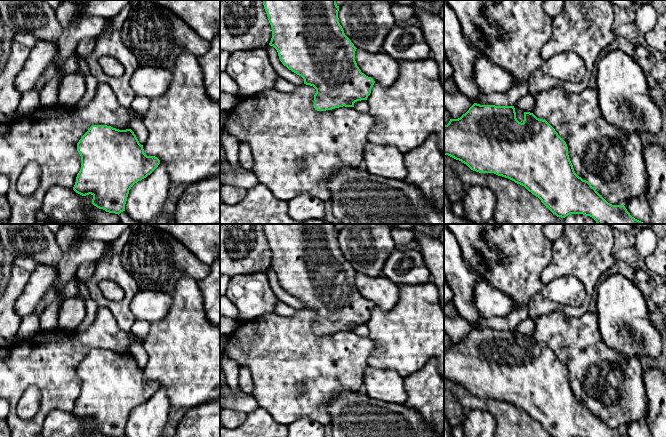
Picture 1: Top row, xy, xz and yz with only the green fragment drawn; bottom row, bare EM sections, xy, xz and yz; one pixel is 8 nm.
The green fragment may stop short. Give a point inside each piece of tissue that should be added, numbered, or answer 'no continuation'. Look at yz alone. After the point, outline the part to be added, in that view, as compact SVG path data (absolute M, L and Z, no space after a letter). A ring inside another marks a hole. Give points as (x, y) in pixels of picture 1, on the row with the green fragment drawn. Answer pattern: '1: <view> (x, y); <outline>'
1: yz (519, 113); M515 108L515 112L516 112L516 118L519 122L523 123L524 120L524 112L520 109Z

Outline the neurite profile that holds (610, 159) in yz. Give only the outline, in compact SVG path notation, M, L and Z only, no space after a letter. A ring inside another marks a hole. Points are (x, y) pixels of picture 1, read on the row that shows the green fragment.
M588 86L575 94L567 94L560 88L542 91L535 96L533 114L539 119L546 120L566 142L575 173L588 181L608 203L624 205L633 197L647 194L648 174L642 155L641 134L627 133L607 122L600 111L596 89Z

